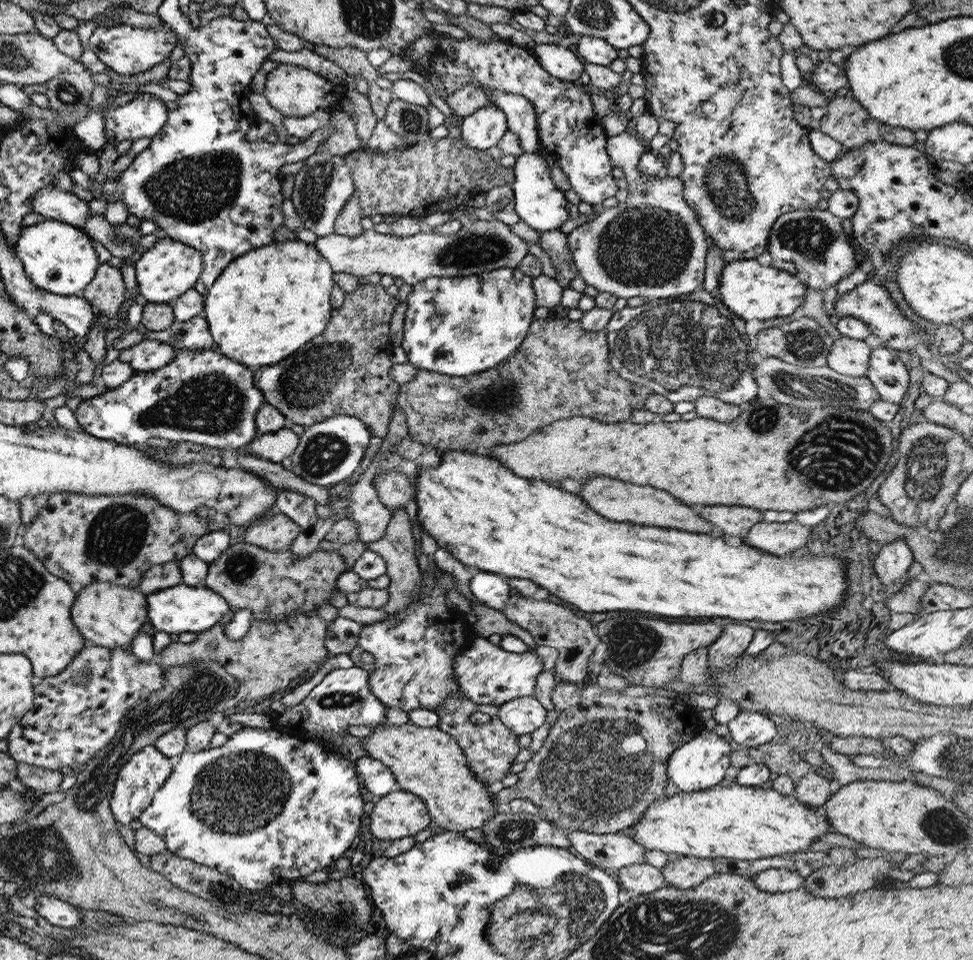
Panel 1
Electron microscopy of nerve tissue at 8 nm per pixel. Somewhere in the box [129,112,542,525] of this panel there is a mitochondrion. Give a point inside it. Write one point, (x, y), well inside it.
(190, 188)

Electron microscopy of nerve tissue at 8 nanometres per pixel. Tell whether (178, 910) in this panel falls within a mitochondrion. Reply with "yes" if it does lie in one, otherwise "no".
yes

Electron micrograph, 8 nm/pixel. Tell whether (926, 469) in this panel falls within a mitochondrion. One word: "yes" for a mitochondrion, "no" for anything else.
yes

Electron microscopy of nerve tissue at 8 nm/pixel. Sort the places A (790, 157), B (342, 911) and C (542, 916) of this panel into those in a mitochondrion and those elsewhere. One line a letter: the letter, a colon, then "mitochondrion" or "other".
A: other
B: mitochondrion
C: mitochondrion

